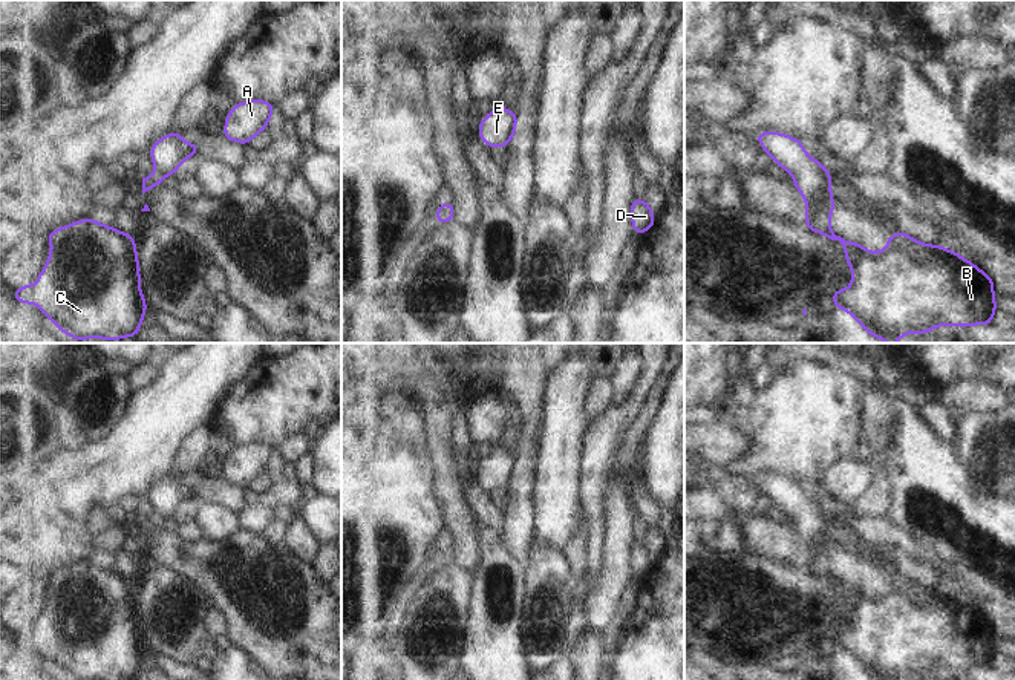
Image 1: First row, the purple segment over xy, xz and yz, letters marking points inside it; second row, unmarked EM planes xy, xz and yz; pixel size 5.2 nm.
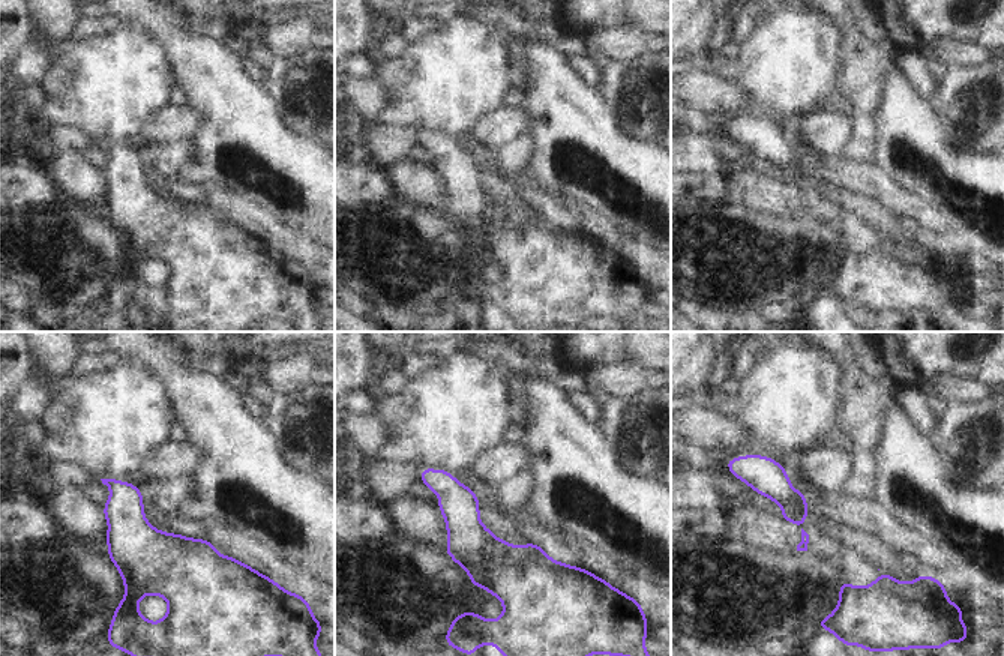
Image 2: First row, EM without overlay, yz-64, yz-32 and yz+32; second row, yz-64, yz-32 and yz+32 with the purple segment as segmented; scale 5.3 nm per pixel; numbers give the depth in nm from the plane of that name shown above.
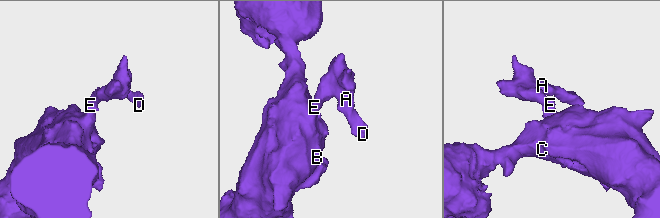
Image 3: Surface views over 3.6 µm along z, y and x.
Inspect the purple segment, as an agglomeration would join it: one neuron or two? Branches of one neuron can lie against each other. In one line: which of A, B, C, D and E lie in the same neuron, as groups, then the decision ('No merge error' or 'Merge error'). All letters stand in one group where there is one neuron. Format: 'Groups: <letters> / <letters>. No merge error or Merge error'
Groups: A B C D E. No merge error

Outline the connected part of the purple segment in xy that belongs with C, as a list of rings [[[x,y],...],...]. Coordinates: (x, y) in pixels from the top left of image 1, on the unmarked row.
[[[81,562],[46,579],[52,593],[37,628],[23,628],[12,634],[14,642],[35,646],[70,680],[136,680],[148,649],[141,637],[133,577],[124,577],[92,562]]]

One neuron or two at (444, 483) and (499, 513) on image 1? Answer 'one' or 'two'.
two

